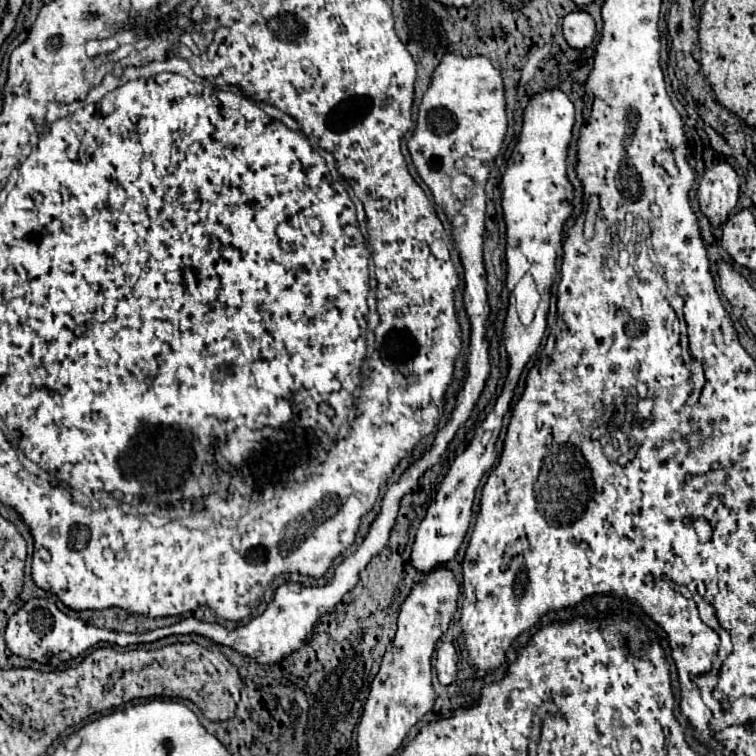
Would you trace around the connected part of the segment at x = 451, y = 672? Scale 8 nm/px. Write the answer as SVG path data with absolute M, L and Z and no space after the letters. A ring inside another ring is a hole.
M441 643L439 651L435 653L435 671L441 685L451 685L457 679L459 671L459 653L451 643Z

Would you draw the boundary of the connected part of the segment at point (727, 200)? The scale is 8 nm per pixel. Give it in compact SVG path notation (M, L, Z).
M719 163L705 171L697 187L697 201L701 213L713 227L723 225L739 199L739 181L731 165Z

